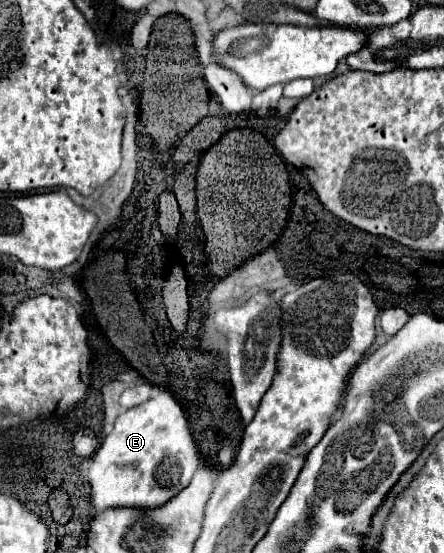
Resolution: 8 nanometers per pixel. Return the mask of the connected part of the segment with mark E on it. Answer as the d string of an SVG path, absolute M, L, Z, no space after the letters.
M160 392L138 408L120 414L114 430L94 452L88 472L94 514L104 508L162 506L190 482L198 464L198 450L194 448L184 410L168 392Z

